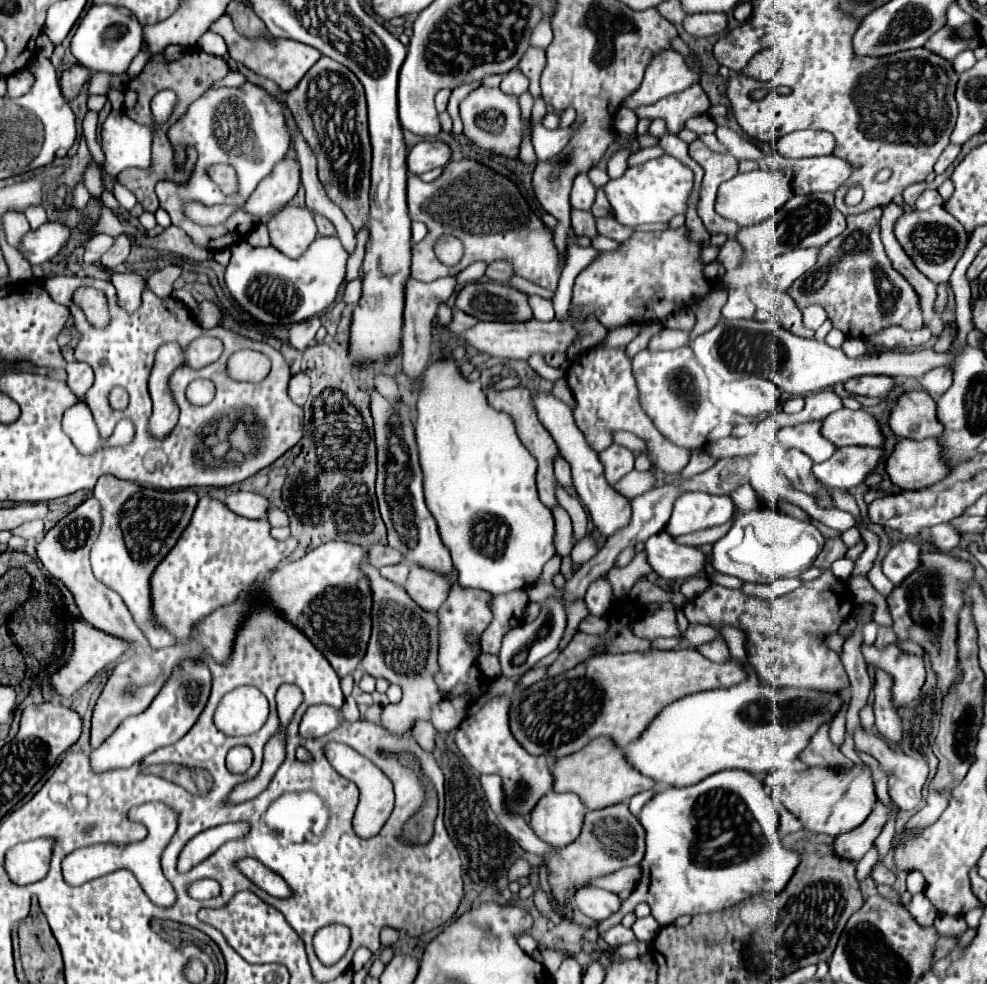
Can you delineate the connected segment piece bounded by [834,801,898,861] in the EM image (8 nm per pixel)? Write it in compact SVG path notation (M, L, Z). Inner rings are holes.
M876 801L874 805L874 813L870 813L870 817L858 825L858 829L852 829L850 833L844 833L842 837L836 837L836 853L840 857L846 857L846 859L852 859L852 861L860 861L866 851L874 845L876 837L880 835L882 827L896 817L896 803L892 803L892 807L884 805L882 801Z

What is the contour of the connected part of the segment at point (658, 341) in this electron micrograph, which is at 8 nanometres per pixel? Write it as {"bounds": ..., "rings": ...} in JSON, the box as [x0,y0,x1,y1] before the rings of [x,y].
{"bounds":[648,329,688,351],"rings":[[[662,329],[648,341],[648,351],[664,351],[664,349],[678,349],[688,343],[688,331],[680,329]]]}

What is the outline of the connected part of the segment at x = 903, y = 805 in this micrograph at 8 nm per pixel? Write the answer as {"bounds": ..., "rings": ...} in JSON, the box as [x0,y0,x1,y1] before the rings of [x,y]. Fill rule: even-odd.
{"bounds":[854,725,928,811],"rings":[[[858,725],[856,731],[854,731],[854,743],[856,743],[858,751],[864,751],[864,753],[872,755],[880,763],[880,767],[888,773],[888,777],[890,777],[888,779],[888,791],[890,791],[892,801],[896,801],[900,809],[906,809],[906,811],[916,809],[920,805],[920,801],[922,801],[922,785],[924,785],[924,781],[928,777],[928,765],[926,765],[926,761],[892,751],[884,739],[872,735],[862,725]]]}

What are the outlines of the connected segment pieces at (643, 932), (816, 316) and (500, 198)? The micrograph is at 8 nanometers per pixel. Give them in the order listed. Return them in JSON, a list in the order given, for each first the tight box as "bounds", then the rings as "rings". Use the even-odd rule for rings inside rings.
[{"bounds":[632,915,660,943],"rings":[[[648,915],[646,919],[636,919],[634,925],[632,925],[634,935],[636,935],[640,941],[648,941],[648,943],[656,937],[658,929],[660,929],[660,925],[656,923],[656,919],[654,919],[652,915]]]},{"bounds":[802,305,826,331],"rings":[[[810,305],[810,307],[802,309],[802,313],[804,313],[804,325],[814,331],[826,321],[826,311],[820,305]]]},{"bounds":[408,161,562,291],"rings":[[[452,161],[446,165],[444,173],[432,181],[424,183],[418,175],[408,177],[408,215],[412,221],[422,221],[428,227],[426,237],[412,245],[412,277],[418,281],[434,281],[440,277],[456,275],[464,271],[474,261],[498,261],[510,259],[514,273],[526,281],[554,291],[562,267],[558,265],[558,253],[554,249],[552,231],[544,227],[540,217],[528,207],[526,199],[520,195],[518,187],[490,171],[476,161]],[[438,191],[438,201],[436,201]],[[440,235],[454,235],[464,243],[462,263],[454,267],[442,265],[434,255],[434,241]]]}]

